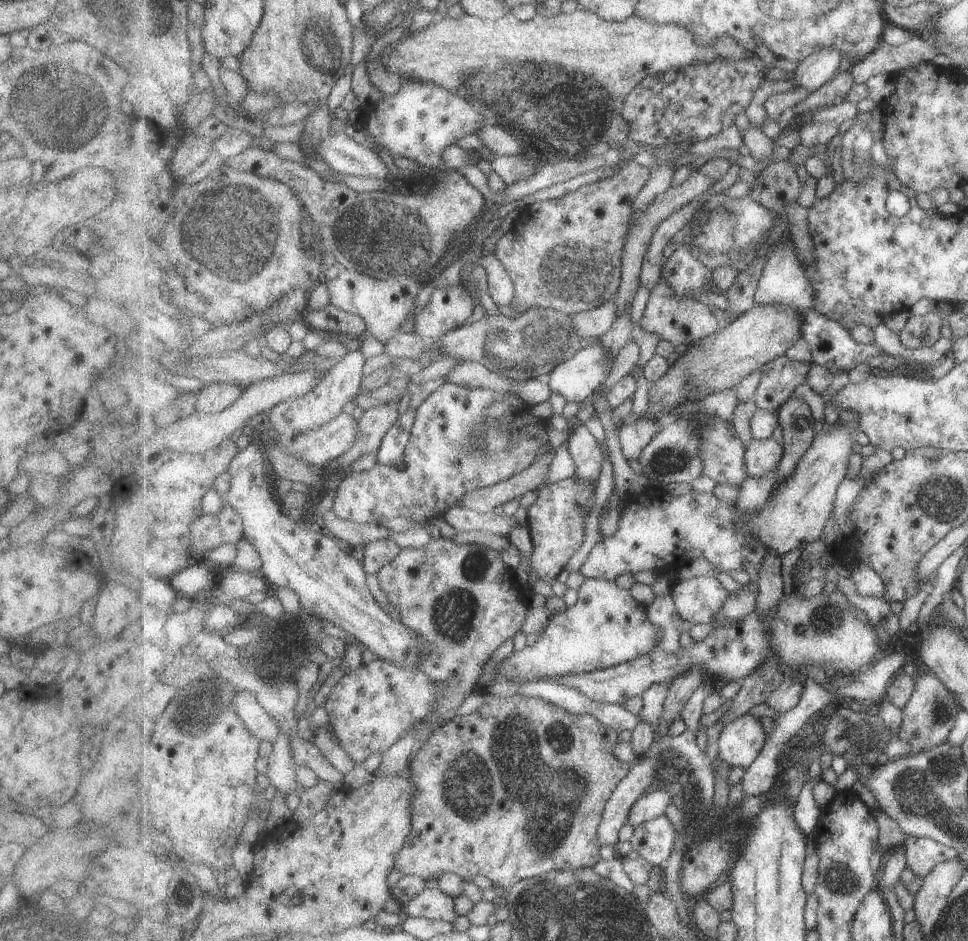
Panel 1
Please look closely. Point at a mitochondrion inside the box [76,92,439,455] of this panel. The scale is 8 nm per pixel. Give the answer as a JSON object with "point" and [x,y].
{"point":[231,261]}

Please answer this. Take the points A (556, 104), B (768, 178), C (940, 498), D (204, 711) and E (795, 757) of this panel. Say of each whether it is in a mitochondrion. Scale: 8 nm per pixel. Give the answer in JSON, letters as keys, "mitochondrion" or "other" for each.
{"A":"mitochondrion","B":"other","C":"mitochondrion","D":"mitochondrion","E":"other"}

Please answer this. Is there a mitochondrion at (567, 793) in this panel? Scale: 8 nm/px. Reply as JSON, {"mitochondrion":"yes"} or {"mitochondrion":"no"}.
{"mitochondrion":"yes"}

